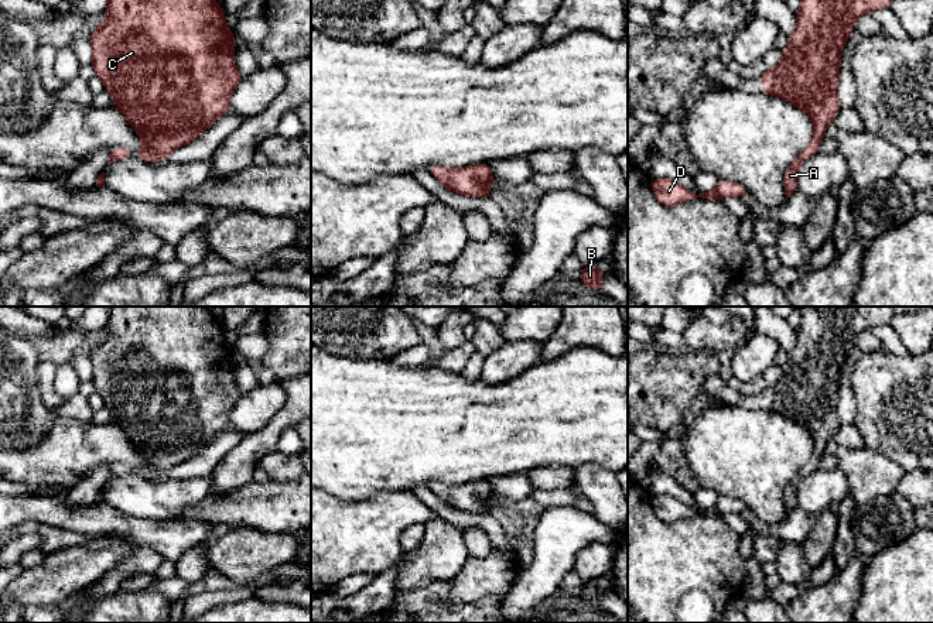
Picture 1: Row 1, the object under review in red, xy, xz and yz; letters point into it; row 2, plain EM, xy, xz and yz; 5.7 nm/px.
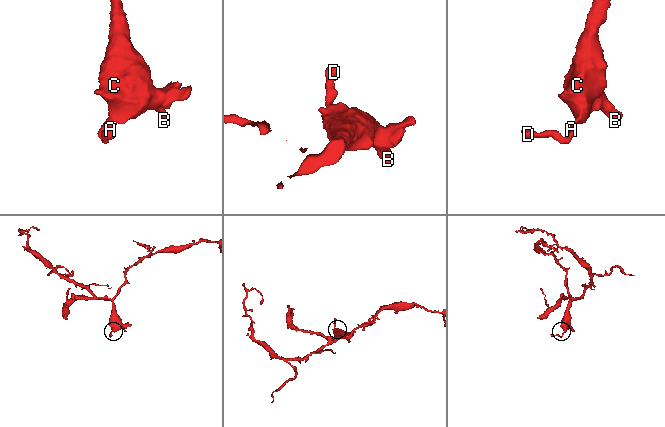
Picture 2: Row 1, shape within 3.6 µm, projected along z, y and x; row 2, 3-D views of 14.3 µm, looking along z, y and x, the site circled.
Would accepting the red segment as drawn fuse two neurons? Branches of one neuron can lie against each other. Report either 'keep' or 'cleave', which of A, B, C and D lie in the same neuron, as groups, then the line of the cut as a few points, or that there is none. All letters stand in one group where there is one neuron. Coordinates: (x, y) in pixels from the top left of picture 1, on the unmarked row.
keep; A B C D; no cut

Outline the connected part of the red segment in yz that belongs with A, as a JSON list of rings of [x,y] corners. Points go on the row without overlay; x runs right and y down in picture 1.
[[[797,307],[802,321],[797,342],[782,367],[782,377],[759,397],[763,410],[780,414],[806,428],[814,442],[813,458],[785,489],[786,516],[797,507],[799,483],[818,469],[838,420],[841,367],[859,332],[888,325],[895,315],[891,307]]]

